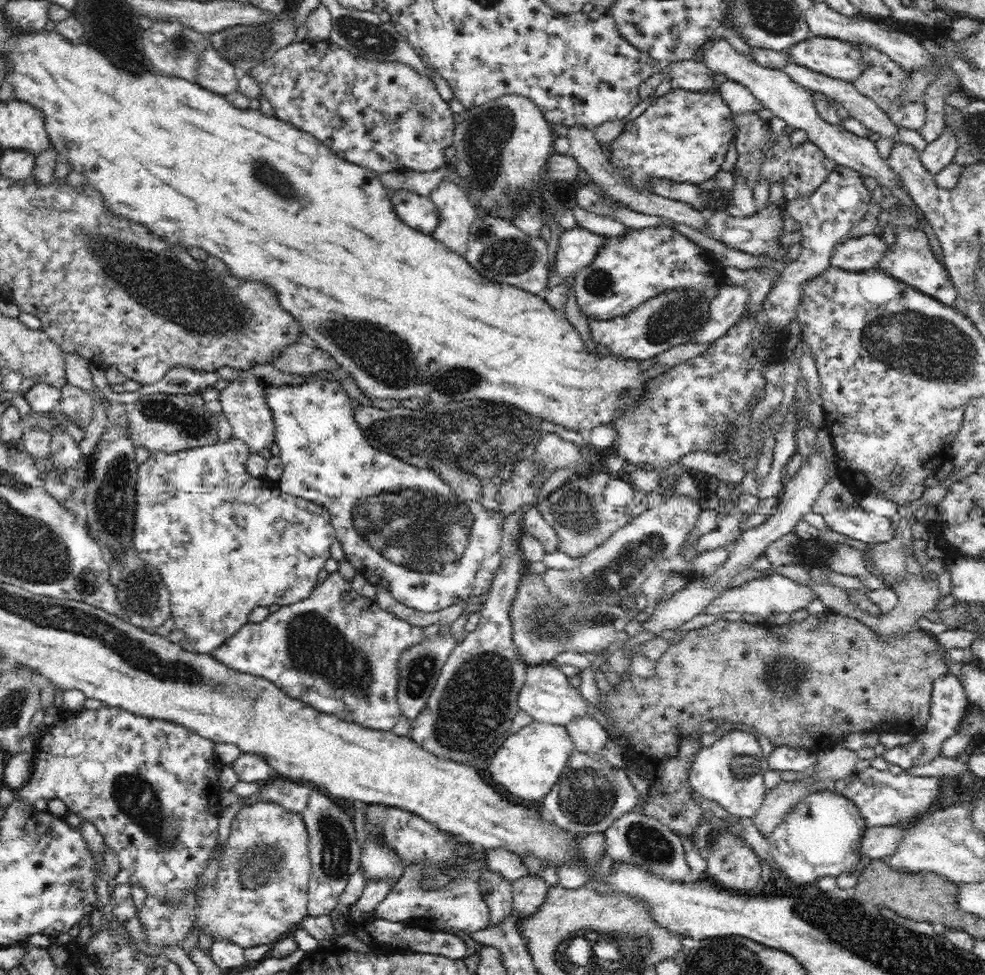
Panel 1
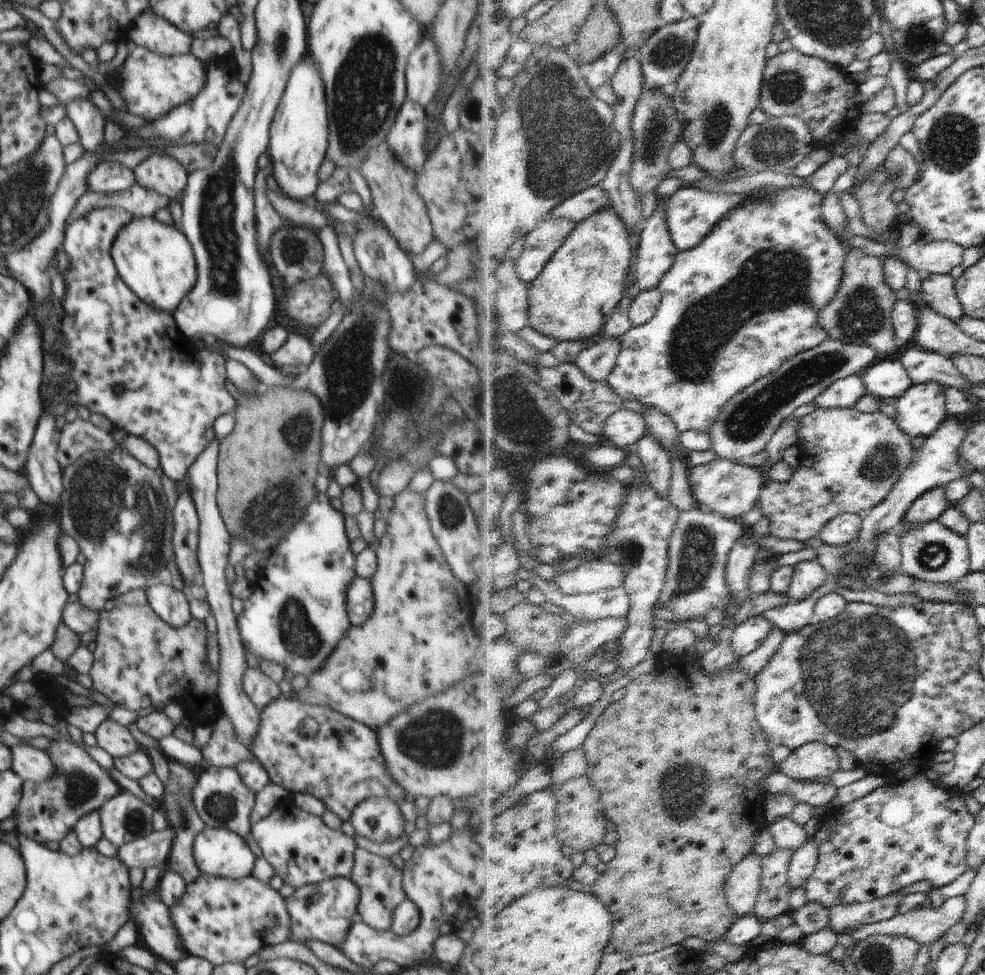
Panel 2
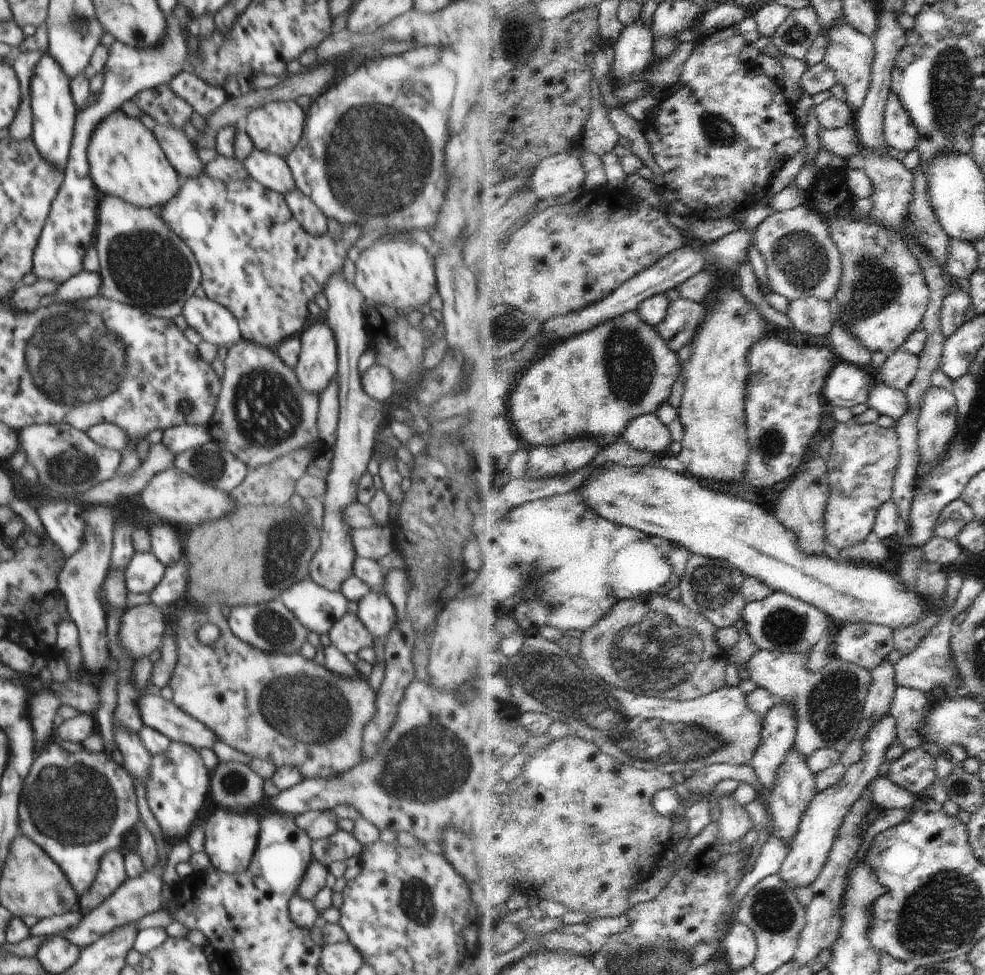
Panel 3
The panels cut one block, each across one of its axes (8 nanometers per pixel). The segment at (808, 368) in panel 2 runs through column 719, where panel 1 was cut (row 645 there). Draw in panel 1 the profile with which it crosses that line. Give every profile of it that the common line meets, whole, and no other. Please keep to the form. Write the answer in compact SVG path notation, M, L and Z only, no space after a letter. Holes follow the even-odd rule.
M435 636L427 638L422 644L410 648L408 652L404 652L404 656L400 660L398 703L401 713L407 716L410 722L416 720L420 712L426 708L442 672L442 668L455 646L456 644L454 644L453 638L450 637L442 640L438 636Z

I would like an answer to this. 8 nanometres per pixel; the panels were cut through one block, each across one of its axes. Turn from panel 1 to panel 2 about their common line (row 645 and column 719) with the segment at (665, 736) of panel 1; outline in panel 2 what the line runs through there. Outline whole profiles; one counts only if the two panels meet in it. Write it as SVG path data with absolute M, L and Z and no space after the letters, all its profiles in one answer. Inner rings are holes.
M686 658L662 660L660 666L668 666L668 664L672 664L672 668L658 670L658 672L653 670L631 681L626 687L626 696L607 707L584 741L590 762L587 774L594 785L601 787L603 803L606 804L606 814L617 825L616 830L619 831L620 838L617 842L618 854L616 858L608 864L607 871L602 873L598 884L594 886L595 895L613 913L614 934L605 950L608 954L624 952L632 955L652 955L671 946L685 943L692 937L703 938L711 945L726 940L726 935L741 919L740 914L730 906L726 882L733 874L734 869L756 848L756 840L758 840L756 835L767 825L765 819L765 804L768 795L765 786L766 777L779 771L780 764L775 762L773 756L775 748L770 741L768 732L758 720L759 686L756 676L750 676L740 666L719 670L716 674L712 674L700 666L699 662L696 666L696 662L690 662Z

